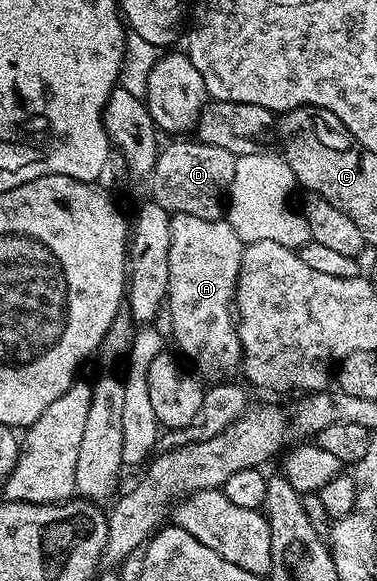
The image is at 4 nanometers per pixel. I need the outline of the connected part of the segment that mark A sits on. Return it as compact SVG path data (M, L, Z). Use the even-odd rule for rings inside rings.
M180 212L169 219L165 312L171 315L171 336L176 346L195 363L194 371L207 382L230 381L243 363L234 307L244 247L226 219L206 220Z

